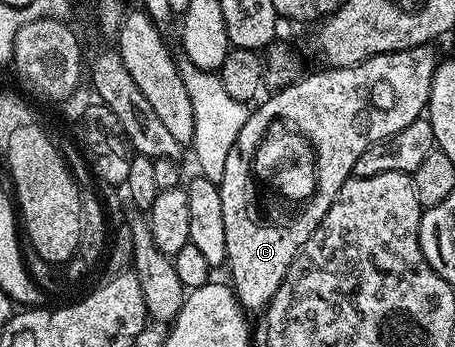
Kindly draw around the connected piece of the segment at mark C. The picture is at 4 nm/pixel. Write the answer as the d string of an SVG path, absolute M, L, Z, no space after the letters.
M427 44L421 47L410 47L404 51L389 51L385 55L374 55L372 59L366 59L352 67L327 67L322 69L323 71L313 72L312 75L305 76L306 74L304 74L302 77L296 78L295 82L288 83L286 87L278 88L274 93L271 93L267 100L264 98L248 114L241 133L237 133L237 141L233 141L233 149L229 149L229 157L225 157L225 173L218 183L221 193L221 214L225 220L225 249L227 250L225 267L226 270L231 270L229 283L235 296L239 298L239 306L243 308L244 312L266 312L267 306L271 304L272 297L277 293L277 289L289 269L289 265L297 257L297 253L305 245L305 241L309 241L309 237L317 229L317 225L321 225L325 213L329 213L329 205L333 205L341 185L345 185L345 181L352 178L357 165L357 157L361 157L361 153L365 153L365 149L369 149L373 144L379 143L391 135L396 135L397 132L405 129L414 119L420 118L426 112L433 73L439 62L439 56L437 56L435 49L434 44Z

